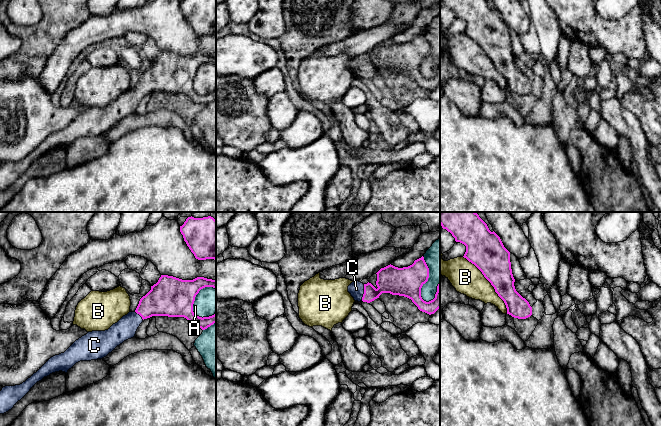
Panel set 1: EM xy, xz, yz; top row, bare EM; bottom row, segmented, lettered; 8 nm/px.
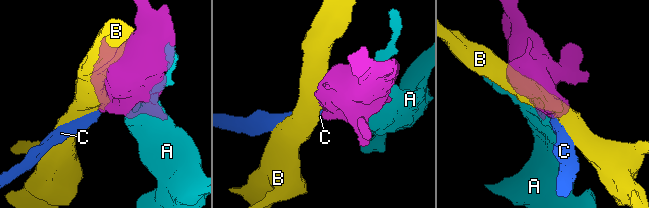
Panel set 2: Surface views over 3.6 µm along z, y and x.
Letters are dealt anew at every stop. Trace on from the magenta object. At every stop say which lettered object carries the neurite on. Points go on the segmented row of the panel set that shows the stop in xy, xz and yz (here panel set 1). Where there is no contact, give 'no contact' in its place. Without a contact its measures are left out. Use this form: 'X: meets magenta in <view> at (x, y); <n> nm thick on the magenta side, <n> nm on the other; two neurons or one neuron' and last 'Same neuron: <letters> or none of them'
A: meets magenta in xz at (427, 280); 240 nm thick on the magenta side, 220 nm on the other; two neurons
B: meets magenta in yz at (491, 284); 280 nm thick on the magenta side, 240 nm on the other; two neurons
C: meets magenta in xz at (364, 292); 220 nm thick on the magenta side, 120 nm on the other; one neuron
Same neuron: C

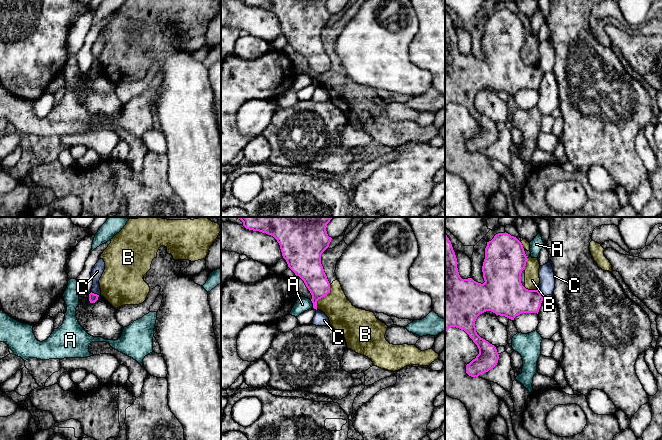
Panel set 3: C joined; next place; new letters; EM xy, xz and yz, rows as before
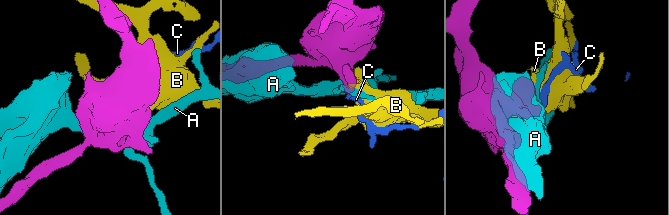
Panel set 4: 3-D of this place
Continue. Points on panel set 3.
A: meets magenta in xz at (313, 304); 190 nm thick on the magenta side, 120 nm on the other; two neurons
B: meets magenta in xz at (322, 297); 200 nm thick on the magenta side, 240 nm on the other; two neurons
C: meets magenta in xy at (95, 294); 70 nm thick on the magenta side, 90 nm on the other; two neurons
Same neuron: none of them

